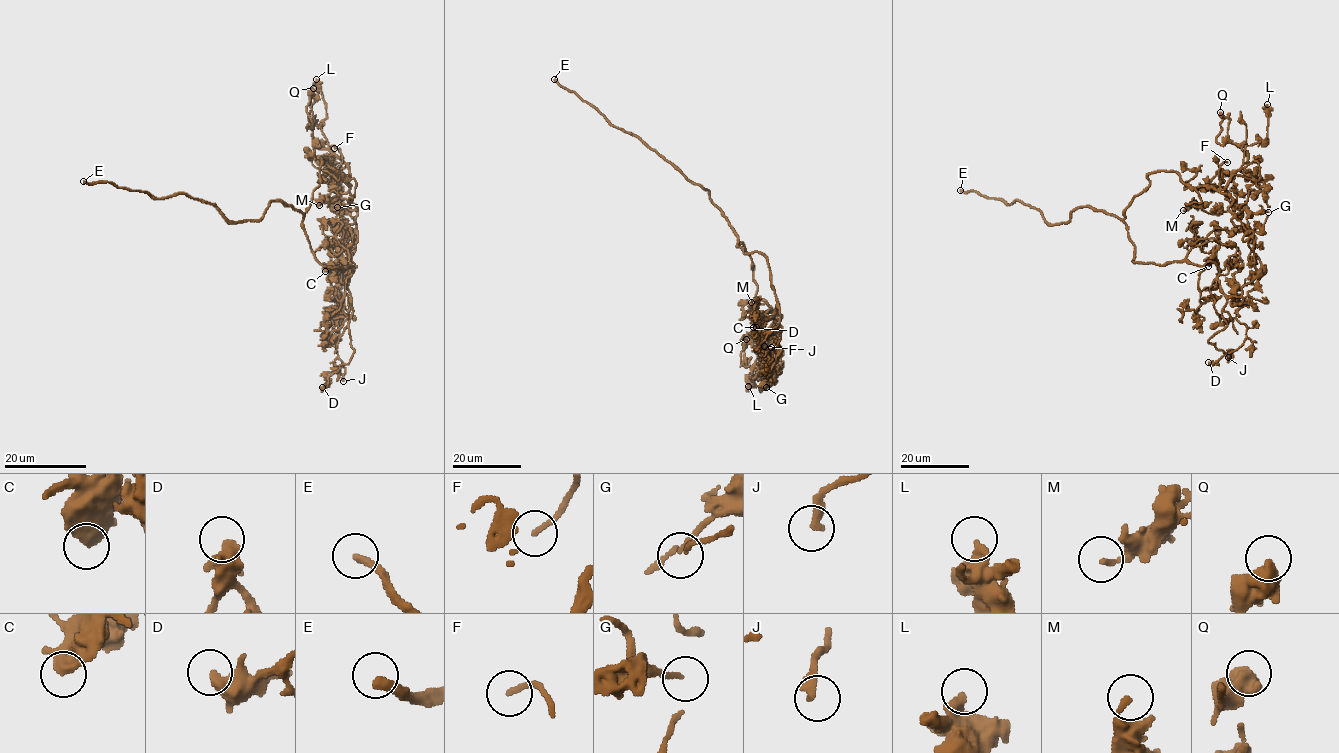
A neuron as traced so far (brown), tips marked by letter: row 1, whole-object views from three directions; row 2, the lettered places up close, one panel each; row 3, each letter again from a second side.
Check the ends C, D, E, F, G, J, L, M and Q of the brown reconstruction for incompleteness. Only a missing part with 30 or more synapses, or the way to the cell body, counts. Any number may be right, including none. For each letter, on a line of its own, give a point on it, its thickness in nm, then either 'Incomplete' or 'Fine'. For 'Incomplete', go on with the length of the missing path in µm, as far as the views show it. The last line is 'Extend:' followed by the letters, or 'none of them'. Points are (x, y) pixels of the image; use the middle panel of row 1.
C: Place: (756, 327). Thickness 360 nm. Fine
D: Place: (753, 327). Thickness 550 nm. Fine
E: Place: (554, 79). Thickness 300 nm. Incomplete. Missing length about 70 µm
F: Place: (764, 346). Thickness 170 nm. Incomplete. Missing length about 7 µm
G: Place: (766, 387). Thickness 80 nm. Fine
J: Place: (771, 347). Thickness 320 nm. Fine
L: Place: (748, 386). Thickness 400 nm. Fine
M: Place: (751, 302). Thickness 170 nm. Fine
Q: Place: (746, 339). Thickness 550 nm. Fine
Extend: E, F

